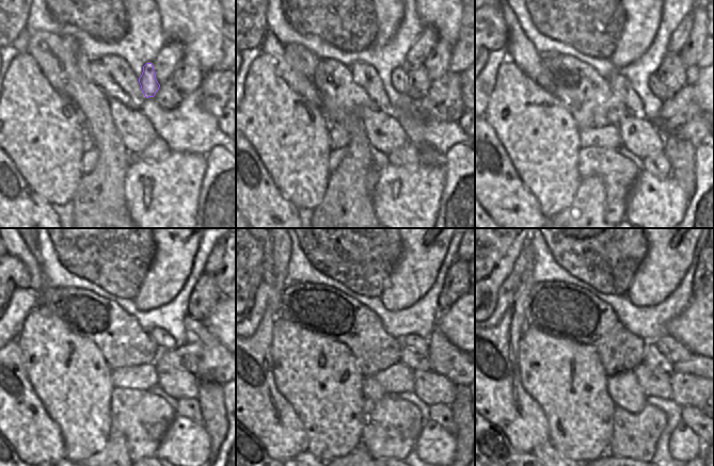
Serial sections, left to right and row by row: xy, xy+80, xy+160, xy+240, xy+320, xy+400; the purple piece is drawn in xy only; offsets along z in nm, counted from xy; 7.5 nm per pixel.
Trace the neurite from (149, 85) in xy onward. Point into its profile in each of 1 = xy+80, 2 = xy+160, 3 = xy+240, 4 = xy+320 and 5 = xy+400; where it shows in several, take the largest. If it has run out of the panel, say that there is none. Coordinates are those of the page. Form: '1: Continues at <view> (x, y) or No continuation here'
1: Continues at xy+80 (398, 76)
2: Continues at xy+160 (657, 87)
3: Continues at xy+240 (213, 366)
4: Continues at xy+320 (446, 359)
5: Continues at xy+400 (692, 366)

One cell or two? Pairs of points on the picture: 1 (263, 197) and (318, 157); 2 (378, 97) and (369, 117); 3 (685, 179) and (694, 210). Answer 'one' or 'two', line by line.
1: two
2: two
3: two

